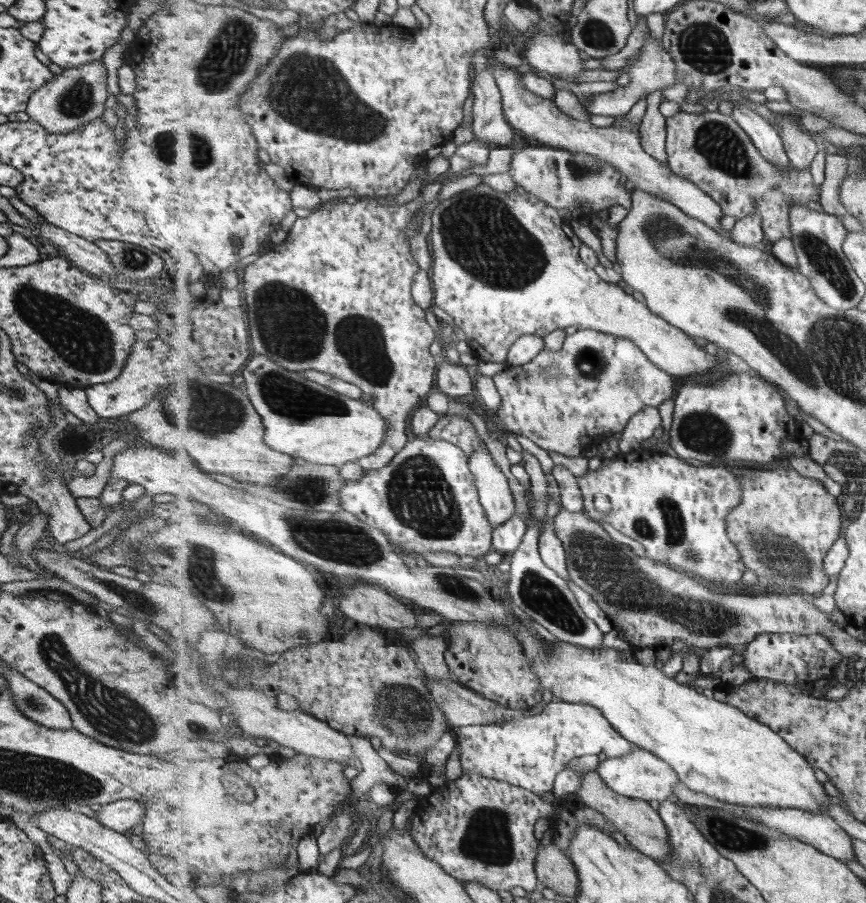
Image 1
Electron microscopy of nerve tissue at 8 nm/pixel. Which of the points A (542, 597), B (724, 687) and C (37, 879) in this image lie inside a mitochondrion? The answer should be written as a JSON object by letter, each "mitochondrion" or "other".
{"A":"mitochondrion","B":"other","C":"other"}

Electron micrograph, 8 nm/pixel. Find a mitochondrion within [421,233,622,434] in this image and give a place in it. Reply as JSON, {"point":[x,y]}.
{"point":[591,363]}

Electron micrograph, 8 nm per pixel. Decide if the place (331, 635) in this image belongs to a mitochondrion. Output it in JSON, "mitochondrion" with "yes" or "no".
{"mitochondrion":"no"}

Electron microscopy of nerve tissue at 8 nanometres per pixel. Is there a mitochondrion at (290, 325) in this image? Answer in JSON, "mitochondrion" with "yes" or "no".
{"mitochondrion":"yes"}

